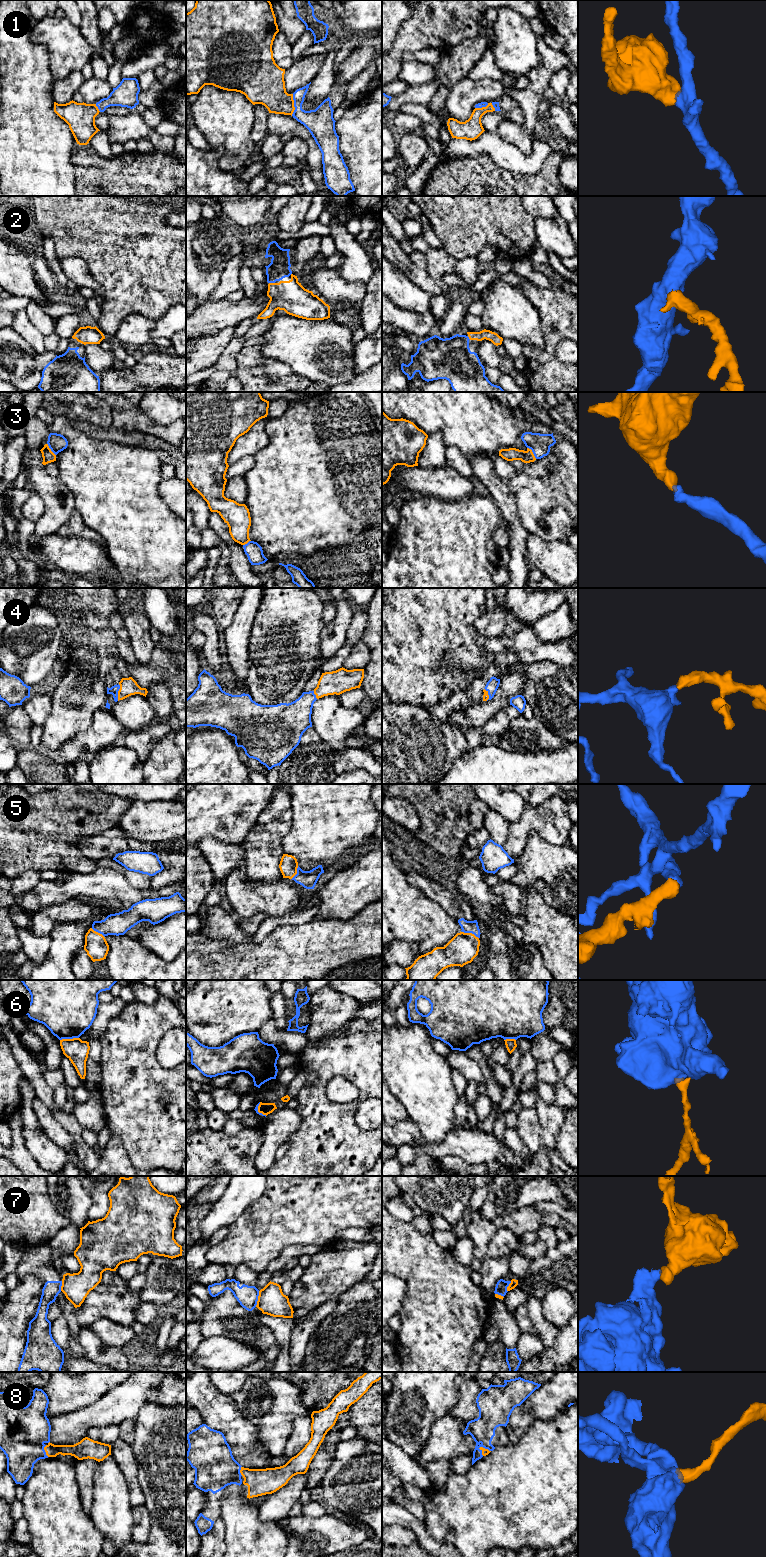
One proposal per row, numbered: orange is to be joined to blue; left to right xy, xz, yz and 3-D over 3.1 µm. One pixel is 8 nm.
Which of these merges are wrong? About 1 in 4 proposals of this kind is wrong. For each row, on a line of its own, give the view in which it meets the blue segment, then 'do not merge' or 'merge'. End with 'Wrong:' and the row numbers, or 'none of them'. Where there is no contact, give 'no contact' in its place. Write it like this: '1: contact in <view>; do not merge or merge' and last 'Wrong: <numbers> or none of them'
1: contact in xz; merge
2: contact in xz; merge
3: contact in yz; merge
4: contact in xy; merge
5: contact in yz; merge
6: contact in xy; do not merge
7: contact in xz; do not merge
8: contact in xy; merge
Wrong: 6, 7

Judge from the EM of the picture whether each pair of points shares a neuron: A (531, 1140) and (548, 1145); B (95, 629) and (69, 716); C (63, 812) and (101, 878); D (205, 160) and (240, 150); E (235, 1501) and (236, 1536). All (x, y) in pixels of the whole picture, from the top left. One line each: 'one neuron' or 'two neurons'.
A: two neurons
B: one neuron
C: two neurons
D: two neurons
E: one neuron

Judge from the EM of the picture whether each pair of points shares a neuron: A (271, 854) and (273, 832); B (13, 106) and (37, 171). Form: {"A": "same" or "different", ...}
{"A": "same", "B": "same"}

